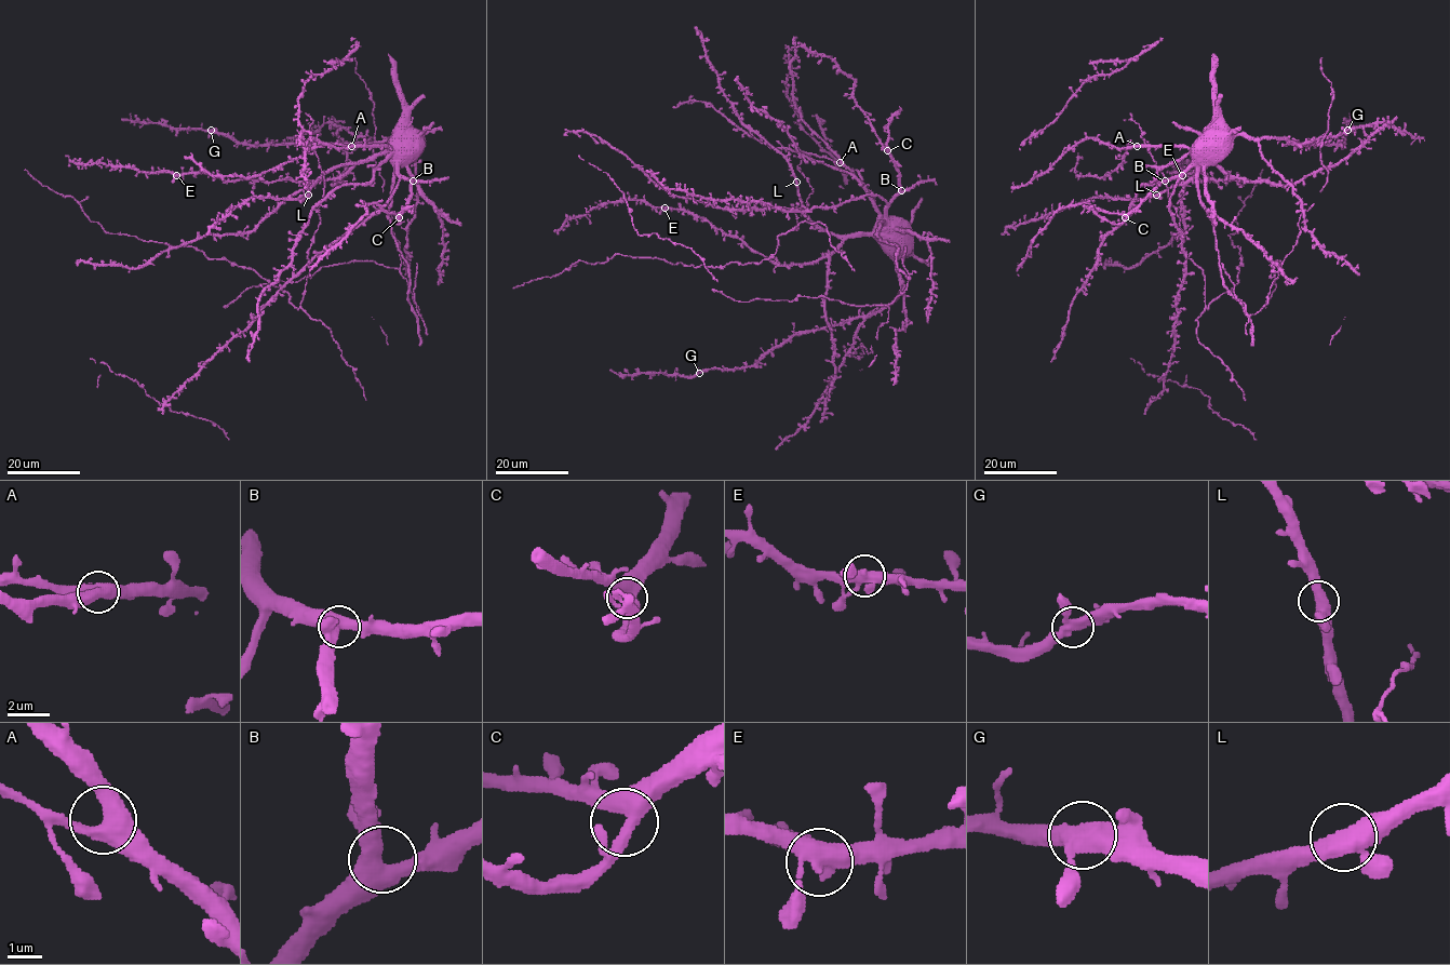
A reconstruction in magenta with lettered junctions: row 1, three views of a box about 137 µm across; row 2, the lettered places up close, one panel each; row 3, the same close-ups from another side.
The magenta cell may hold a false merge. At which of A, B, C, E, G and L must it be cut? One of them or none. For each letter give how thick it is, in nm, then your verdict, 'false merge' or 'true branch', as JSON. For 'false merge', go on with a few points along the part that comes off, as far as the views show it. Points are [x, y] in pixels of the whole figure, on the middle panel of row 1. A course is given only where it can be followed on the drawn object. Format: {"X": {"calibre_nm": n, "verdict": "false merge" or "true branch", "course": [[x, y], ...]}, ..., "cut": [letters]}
{"A": {"calibre_nm": 460, "verdict": "true branch"}, "B": {"calibre_nm": 480, "verdict": "true branch"}, "C": {"calibre_nm": 400, "verdict": "true branch"}, "E": {"calibre_nm": 440, "verdict": "true branch"}, "G": {"calibre_nm": 420, "verdict": "true branch"}, "L": {"calibre_nm": 440, "verdict": "true branch"}, "cut": []}

